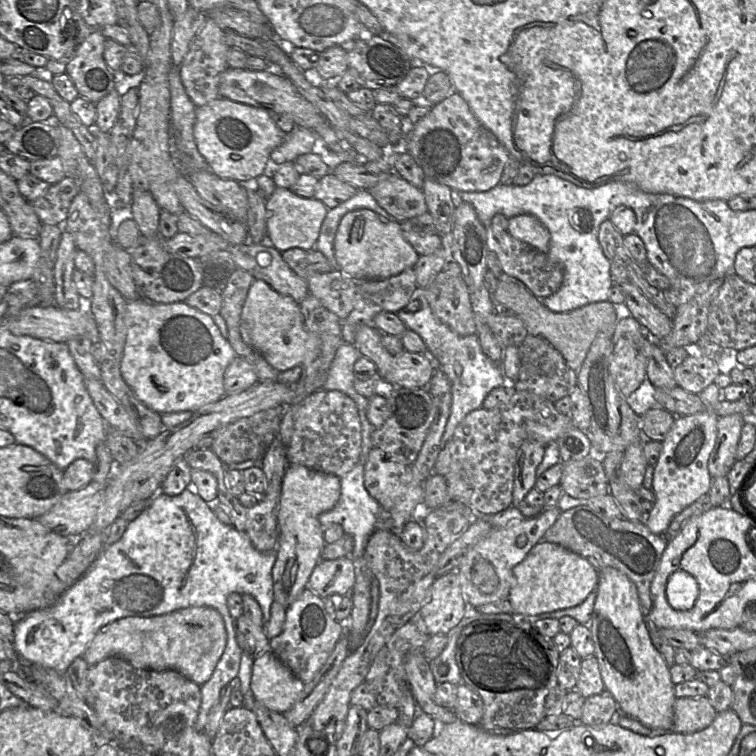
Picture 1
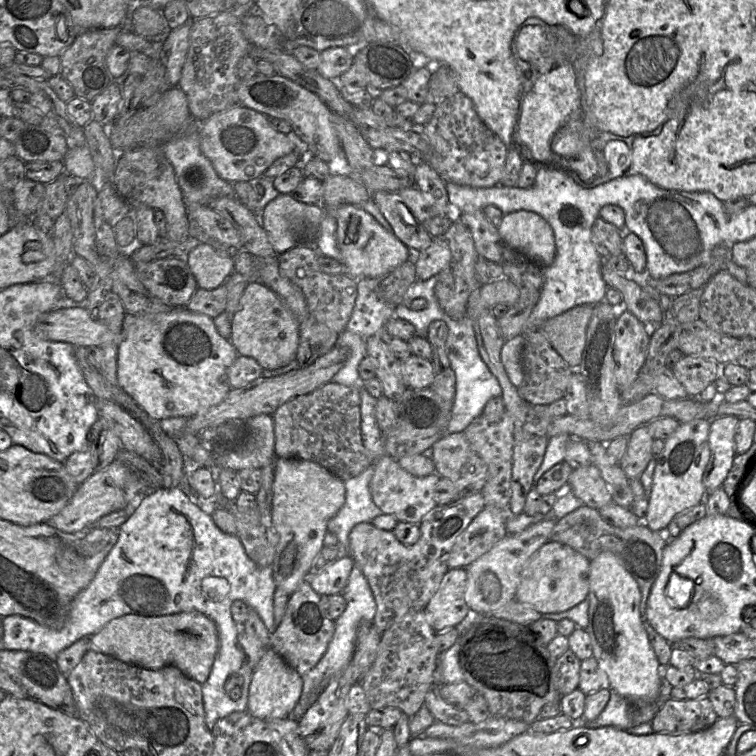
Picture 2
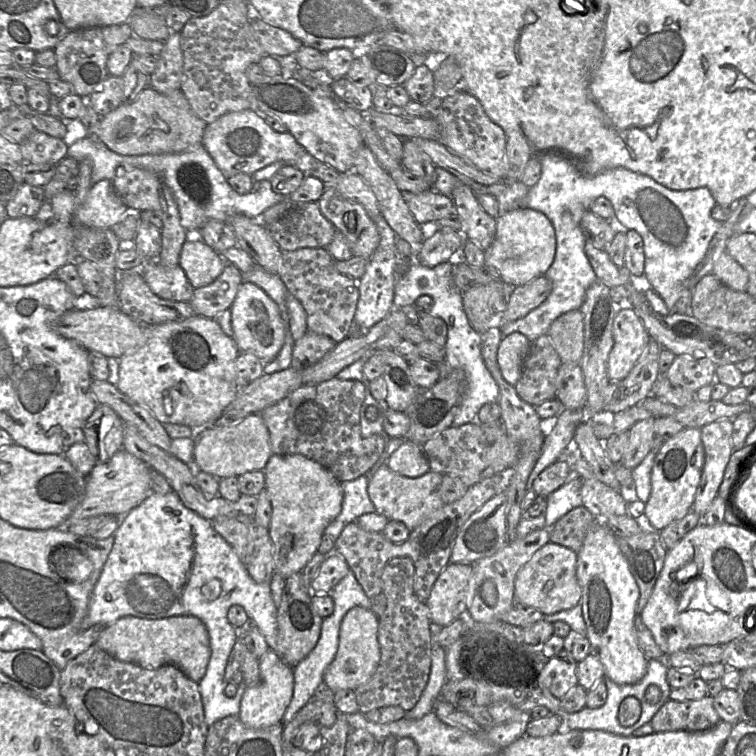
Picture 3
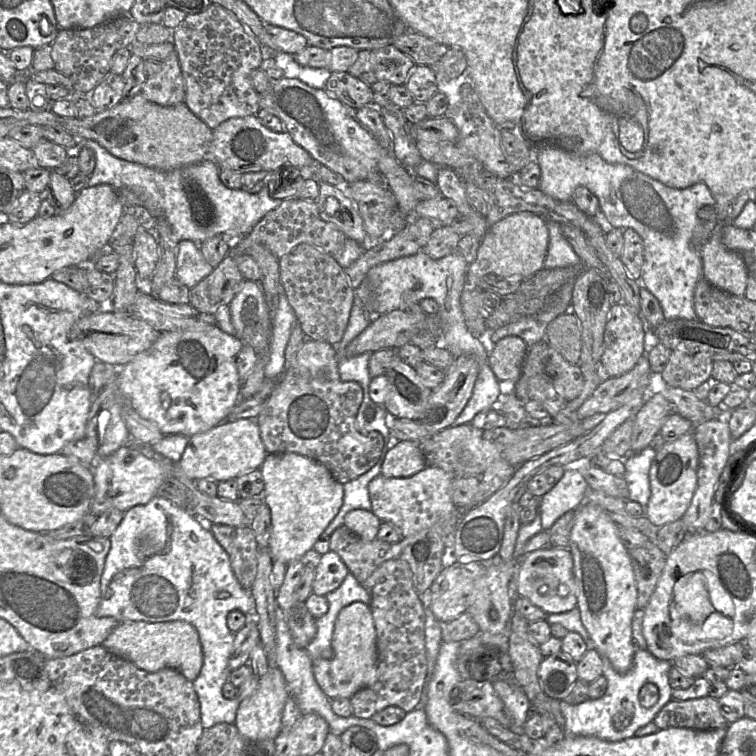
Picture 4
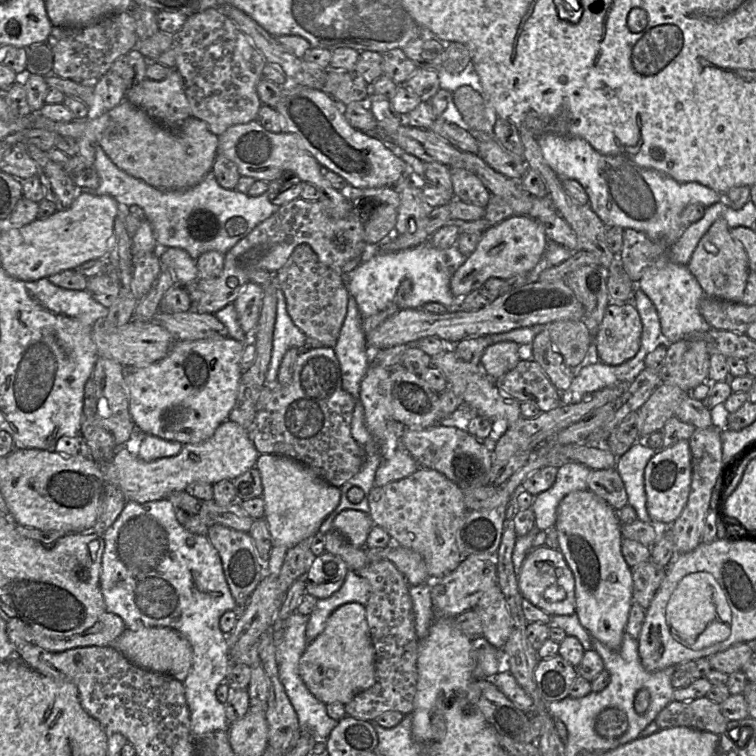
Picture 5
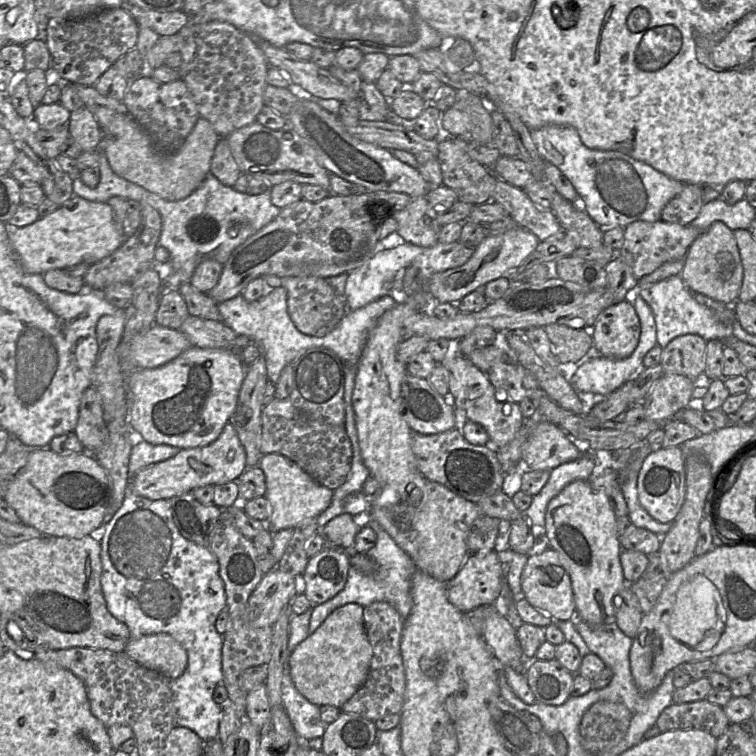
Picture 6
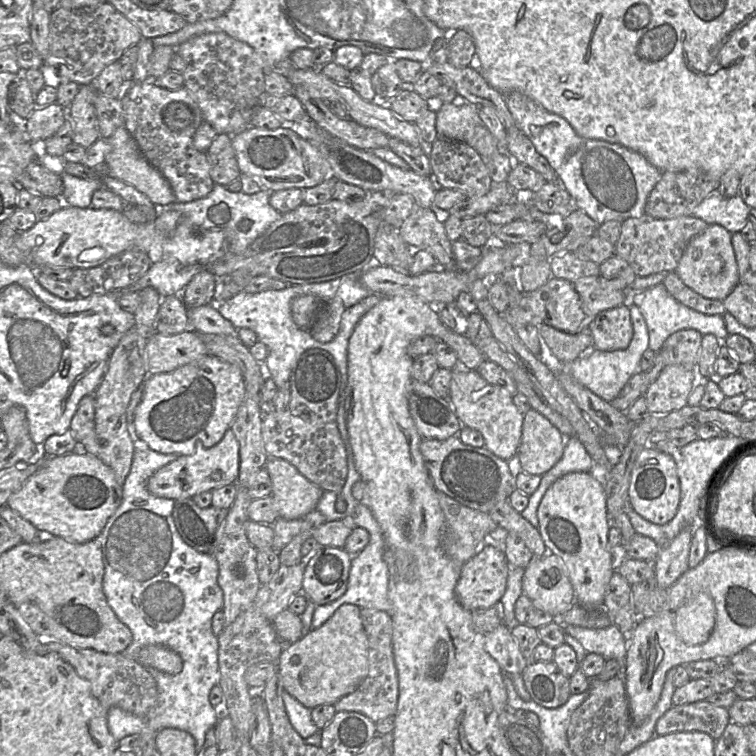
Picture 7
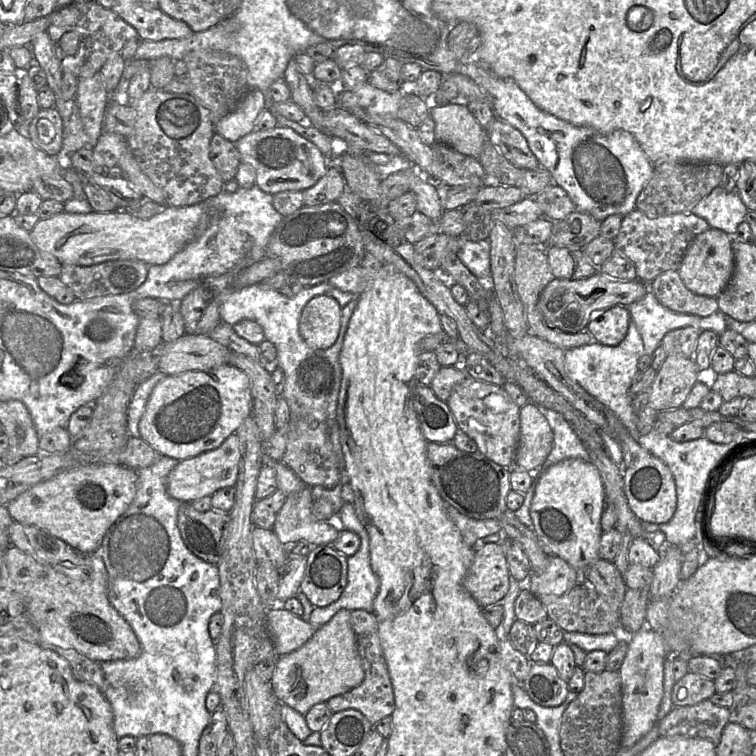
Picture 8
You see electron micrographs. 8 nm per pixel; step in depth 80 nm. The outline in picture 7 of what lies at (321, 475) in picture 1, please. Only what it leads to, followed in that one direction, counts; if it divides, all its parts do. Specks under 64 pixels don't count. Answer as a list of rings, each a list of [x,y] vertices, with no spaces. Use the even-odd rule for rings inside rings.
[[[268,457],[265,464],[271,482],[278,517],[286,520],[303,519],[315,510],[323,490],[310,482],[288,461]]]

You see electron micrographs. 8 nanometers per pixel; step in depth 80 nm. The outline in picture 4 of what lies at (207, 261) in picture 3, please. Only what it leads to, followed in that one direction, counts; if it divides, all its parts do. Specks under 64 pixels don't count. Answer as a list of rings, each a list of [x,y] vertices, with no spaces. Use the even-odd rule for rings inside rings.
[[[190,240],[179,242],[175,277],[188,289],[194,288],[213,270],[203,257],[199,244]]]

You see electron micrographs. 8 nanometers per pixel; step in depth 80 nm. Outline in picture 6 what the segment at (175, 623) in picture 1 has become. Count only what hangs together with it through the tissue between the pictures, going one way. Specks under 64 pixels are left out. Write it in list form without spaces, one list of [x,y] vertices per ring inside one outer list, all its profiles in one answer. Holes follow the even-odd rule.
[[[165,633],[129,639],[124,652],[139,665],[160,673],[170,680],[180,677],[186,670],[186,650]]]

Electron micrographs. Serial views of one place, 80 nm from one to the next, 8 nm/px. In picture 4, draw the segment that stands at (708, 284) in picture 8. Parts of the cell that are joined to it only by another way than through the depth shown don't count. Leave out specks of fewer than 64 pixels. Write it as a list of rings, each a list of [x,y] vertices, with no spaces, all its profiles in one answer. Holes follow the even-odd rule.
[[[719,222],[709,239],[700,248],[702,275],[711,285],[734,296],[743,297],[747,287],[747,268],[741,255],[722,243],[721,229],[728,223]]]

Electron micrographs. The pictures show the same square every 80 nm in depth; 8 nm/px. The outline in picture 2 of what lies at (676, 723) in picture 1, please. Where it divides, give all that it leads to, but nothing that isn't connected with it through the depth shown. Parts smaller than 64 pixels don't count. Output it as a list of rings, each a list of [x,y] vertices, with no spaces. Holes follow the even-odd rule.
[[[708,697],[667,699],[651,721],[654,732],[683,734],[702,731],[714,724],[718,715]]]

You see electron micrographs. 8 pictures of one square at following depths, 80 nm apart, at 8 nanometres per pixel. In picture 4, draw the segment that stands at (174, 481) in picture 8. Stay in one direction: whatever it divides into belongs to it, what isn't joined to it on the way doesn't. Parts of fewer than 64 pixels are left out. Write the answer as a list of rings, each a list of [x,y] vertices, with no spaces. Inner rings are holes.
[[[254,419],[225,420],[210,430],[189,437],[181,459],[175,465],[191,480],[211,479],[215,482],[236,479],[257,470],[267,455],[259,426]],[[124,445],[106,458],[98,458],[91,466],[95,494],[90,512],[96,516],[109,509],[126,512],[136,505],[148,503],[170,478],[155,460],[140,453],[134,446]]]

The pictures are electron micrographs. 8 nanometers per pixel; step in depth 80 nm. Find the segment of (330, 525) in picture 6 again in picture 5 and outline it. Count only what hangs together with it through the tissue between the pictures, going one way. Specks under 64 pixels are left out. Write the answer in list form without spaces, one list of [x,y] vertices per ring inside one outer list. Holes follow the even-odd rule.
[[[351,509],[342,511],[333,520],[333,529],[357,548],[365,546],[373,525],[369,513]]]

